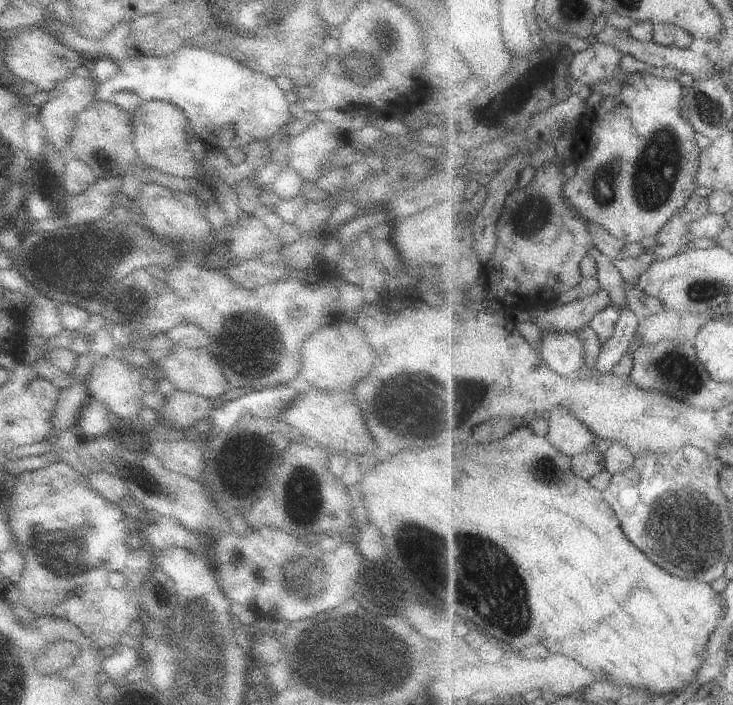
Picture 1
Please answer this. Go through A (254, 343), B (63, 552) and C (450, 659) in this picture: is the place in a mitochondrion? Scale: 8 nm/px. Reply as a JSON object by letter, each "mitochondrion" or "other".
{"A":"mitochondrion","B":"mitochondrion","C":"other"}

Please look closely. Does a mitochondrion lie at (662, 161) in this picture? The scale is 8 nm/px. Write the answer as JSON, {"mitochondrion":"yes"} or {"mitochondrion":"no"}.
{"mitochondrion":"yes"}

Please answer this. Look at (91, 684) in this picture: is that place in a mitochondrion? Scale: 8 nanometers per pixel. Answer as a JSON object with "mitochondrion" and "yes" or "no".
{"mitochondrion":"no"}

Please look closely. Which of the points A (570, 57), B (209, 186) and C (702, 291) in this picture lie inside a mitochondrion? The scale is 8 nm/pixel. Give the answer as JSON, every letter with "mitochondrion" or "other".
{"A":"other","B":"other","C":"mitochondrion"}

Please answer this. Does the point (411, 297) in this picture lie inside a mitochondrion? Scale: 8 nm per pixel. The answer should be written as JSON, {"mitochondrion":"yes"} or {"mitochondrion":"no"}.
{"mitochondrion":"no"}

